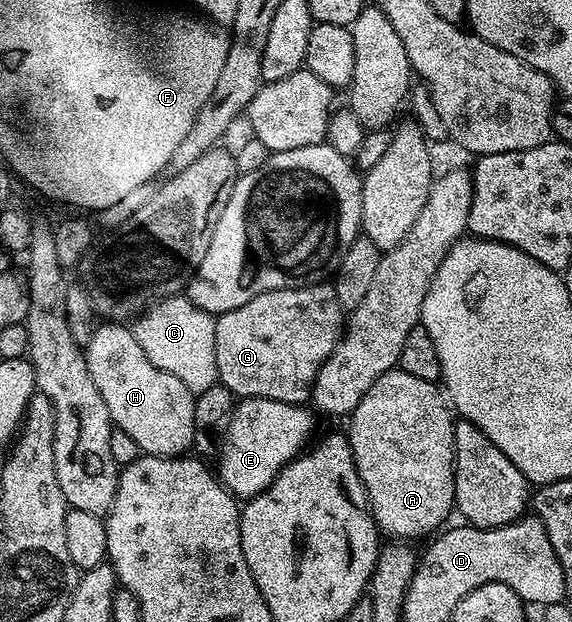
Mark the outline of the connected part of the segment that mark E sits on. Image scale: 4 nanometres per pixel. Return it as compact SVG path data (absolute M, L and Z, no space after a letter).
M241 399L223 427L225 444L221 447L219 478L225 490L241 501L248 501L267 490L277 474L302 454L314 438L312 414L308 406L299 403Z

